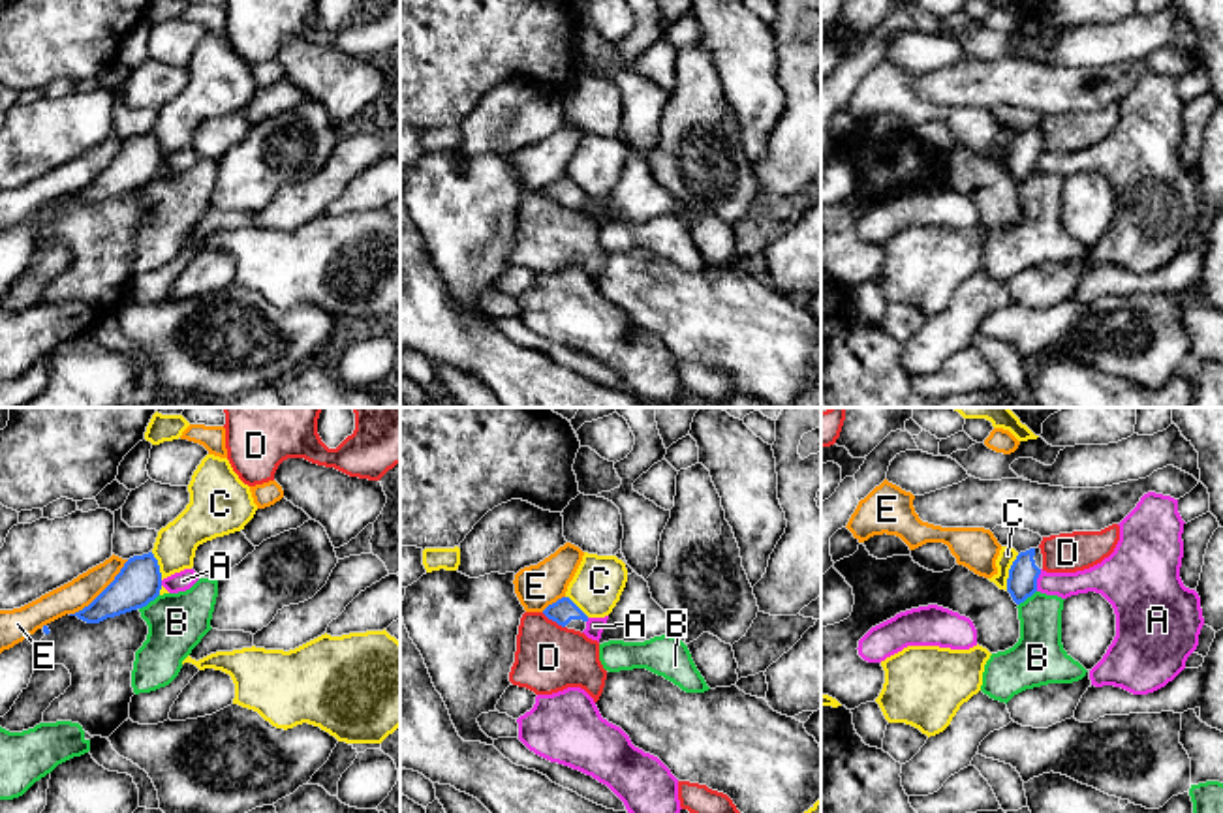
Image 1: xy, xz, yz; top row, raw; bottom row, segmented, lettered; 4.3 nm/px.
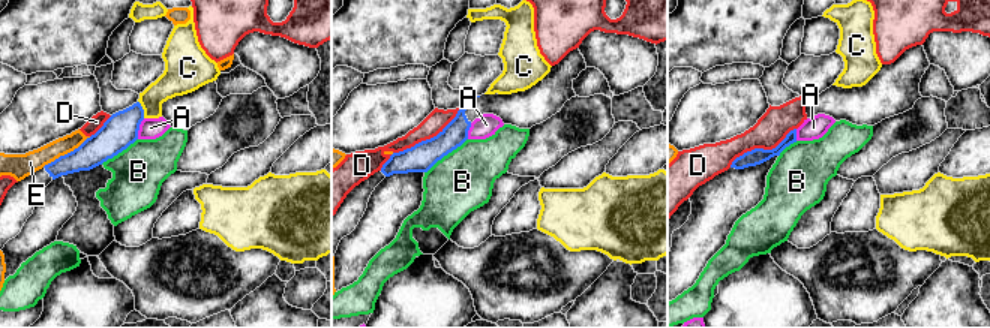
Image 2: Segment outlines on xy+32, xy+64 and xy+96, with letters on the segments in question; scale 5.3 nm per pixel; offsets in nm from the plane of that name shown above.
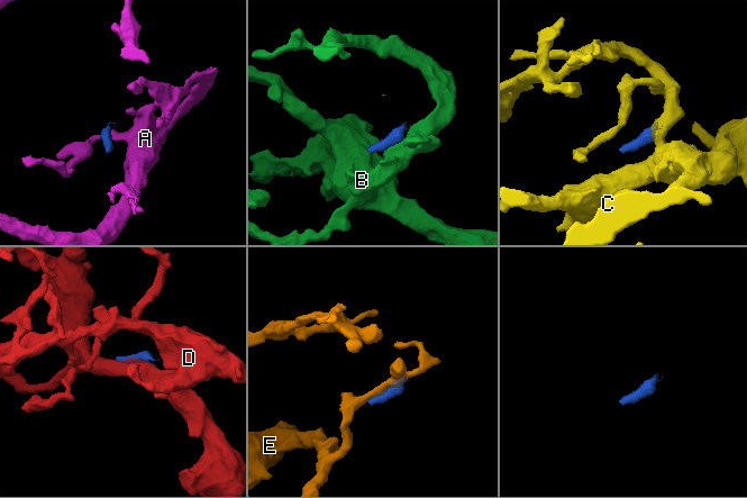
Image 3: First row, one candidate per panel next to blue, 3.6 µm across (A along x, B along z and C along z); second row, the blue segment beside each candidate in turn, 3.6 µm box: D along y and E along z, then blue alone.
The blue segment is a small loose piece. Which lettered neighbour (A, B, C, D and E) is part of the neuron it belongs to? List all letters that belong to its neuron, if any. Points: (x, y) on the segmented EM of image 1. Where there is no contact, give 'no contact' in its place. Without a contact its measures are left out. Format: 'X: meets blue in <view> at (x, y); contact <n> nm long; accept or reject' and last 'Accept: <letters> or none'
A: meets blue in yz at (1036, 581); contact 100 nm long; reject
B: meets blue in xy at (149, 601); contact 110 nm long; reject
C: meets blue in yz at (1009, 573); contact 170 nm long; reject
D: meets blue in xz at (553, 620); contact 120 nm long; reject
E: meets blue in xy at (102, 592); contact 340 nm long; reject
Accept: none

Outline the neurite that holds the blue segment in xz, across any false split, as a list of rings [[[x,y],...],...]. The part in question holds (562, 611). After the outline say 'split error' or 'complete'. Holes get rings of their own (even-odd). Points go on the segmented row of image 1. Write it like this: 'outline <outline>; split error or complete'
outline [[[562,597],[549,605],[543,614],[562,627],[581,633],[586,629],[588,616],[569,597]]]; split error

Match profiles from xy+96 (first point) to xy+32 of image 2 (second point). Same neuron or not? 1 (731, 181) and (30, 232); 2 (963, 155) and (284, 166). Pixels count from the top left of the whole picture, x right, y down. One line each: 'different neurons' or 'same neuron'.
1: same neuron
2: same neuron

